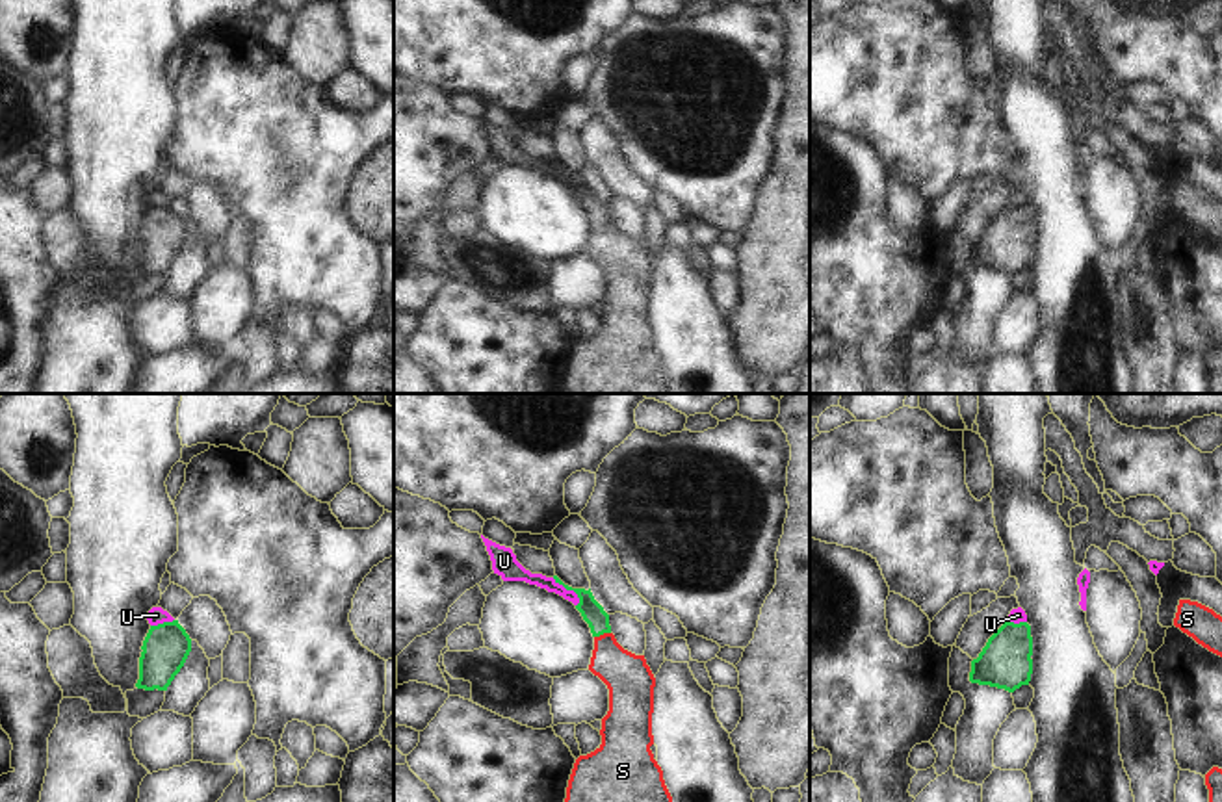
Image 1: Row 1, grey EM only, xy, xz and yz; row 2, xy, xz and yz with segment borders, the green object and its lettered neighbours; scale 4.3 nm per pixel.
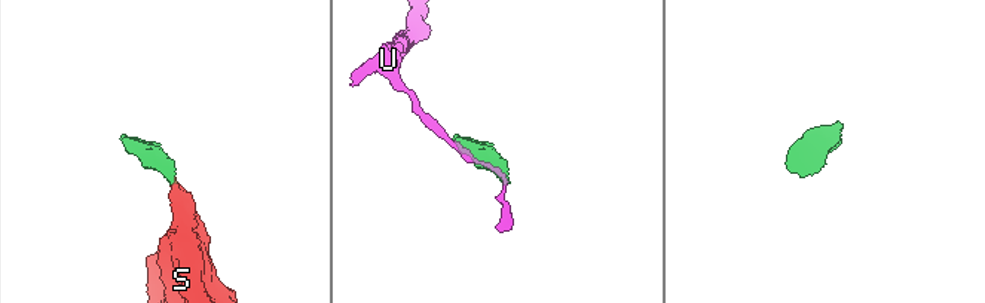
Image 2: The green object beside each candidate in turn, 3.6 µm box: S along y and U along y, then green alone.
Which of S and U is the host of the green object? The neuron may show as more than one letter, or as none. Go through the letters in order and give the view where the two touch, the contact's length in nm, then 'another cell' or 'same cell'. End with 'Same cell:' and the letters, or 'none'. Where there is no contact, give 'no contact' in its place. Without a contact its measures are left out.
S: xz | 80 nm | same cell
U: xz | 170 nm | another cell
Same cell: S

